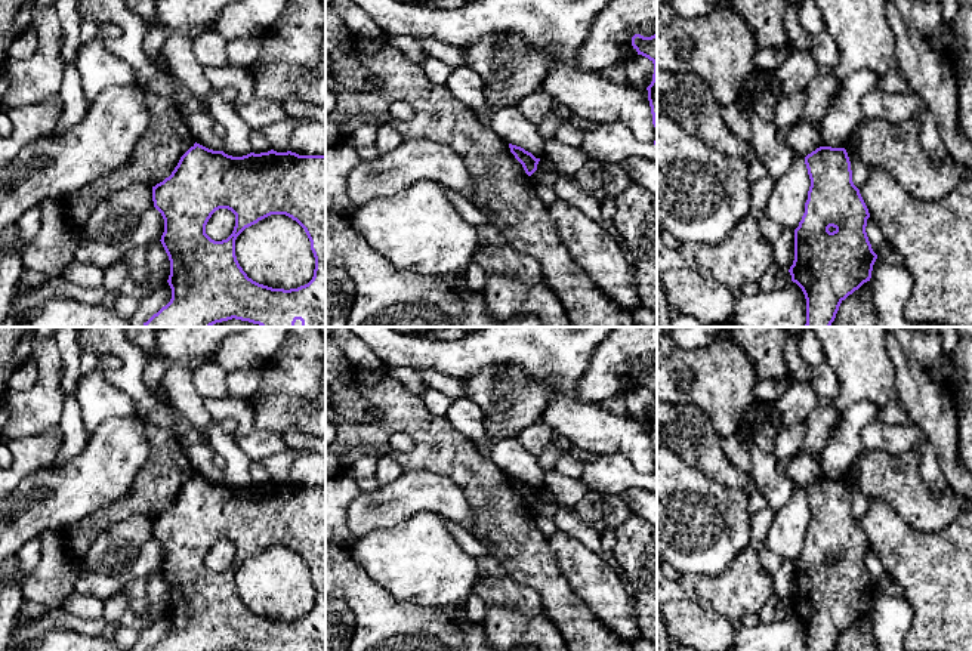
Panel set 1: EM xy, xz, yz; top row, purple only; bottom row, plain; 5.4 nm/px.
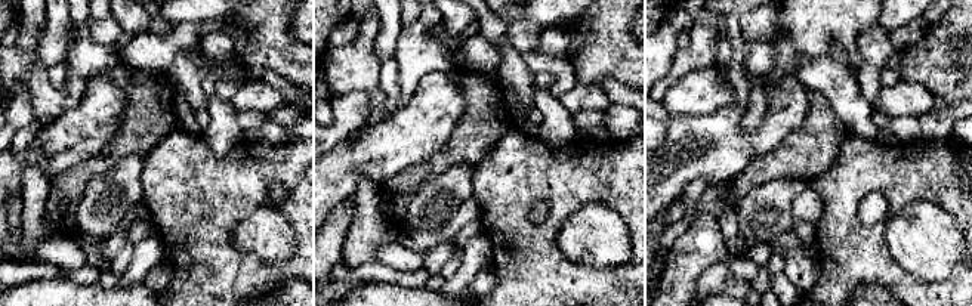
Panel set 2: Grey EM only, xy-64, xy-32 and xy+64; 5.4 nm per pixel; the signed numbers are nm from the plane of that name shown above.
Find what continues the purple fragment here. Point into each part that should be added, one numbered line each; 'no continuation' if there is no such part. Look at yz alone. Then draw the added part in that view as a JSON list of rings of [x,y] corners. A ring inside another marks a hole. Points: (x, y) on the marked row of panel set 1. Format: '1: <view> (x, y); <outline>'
no continuation

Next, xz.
no continuation

